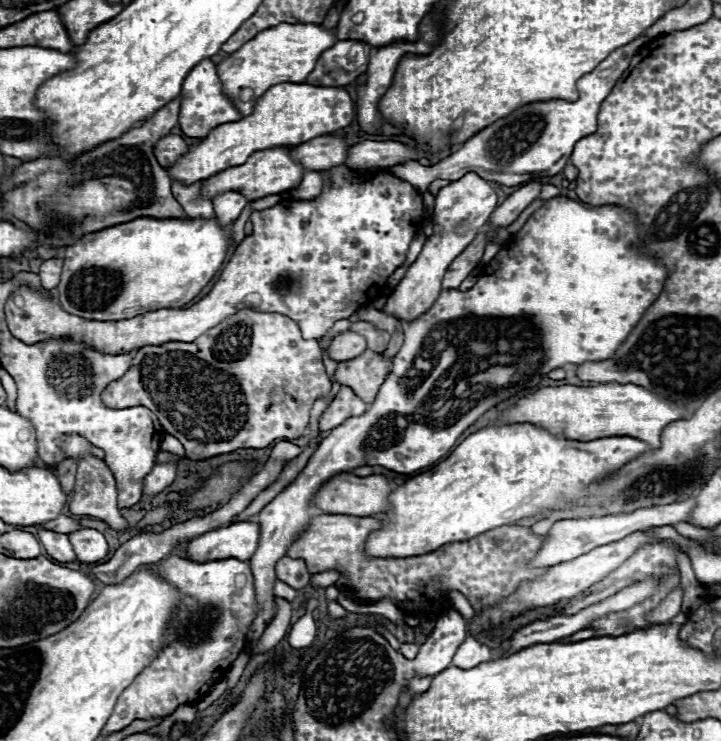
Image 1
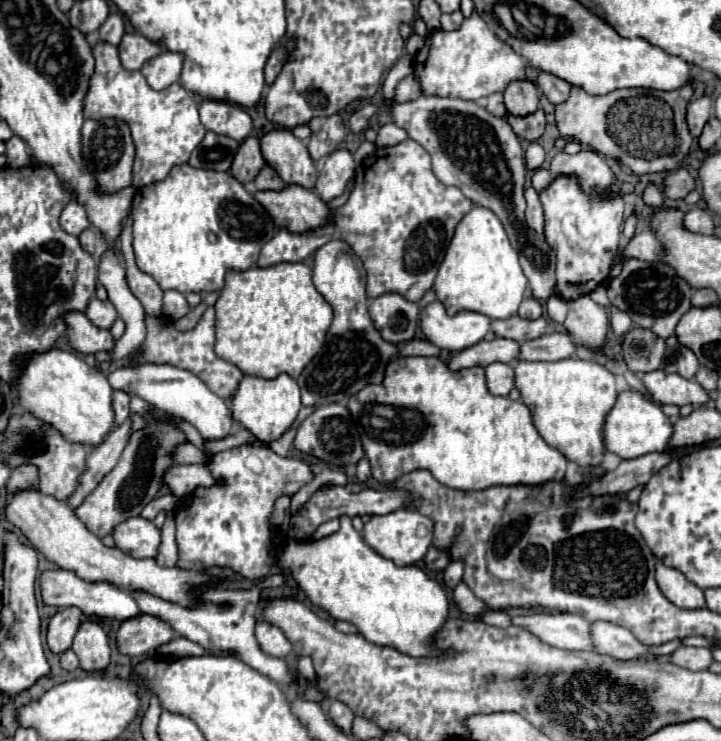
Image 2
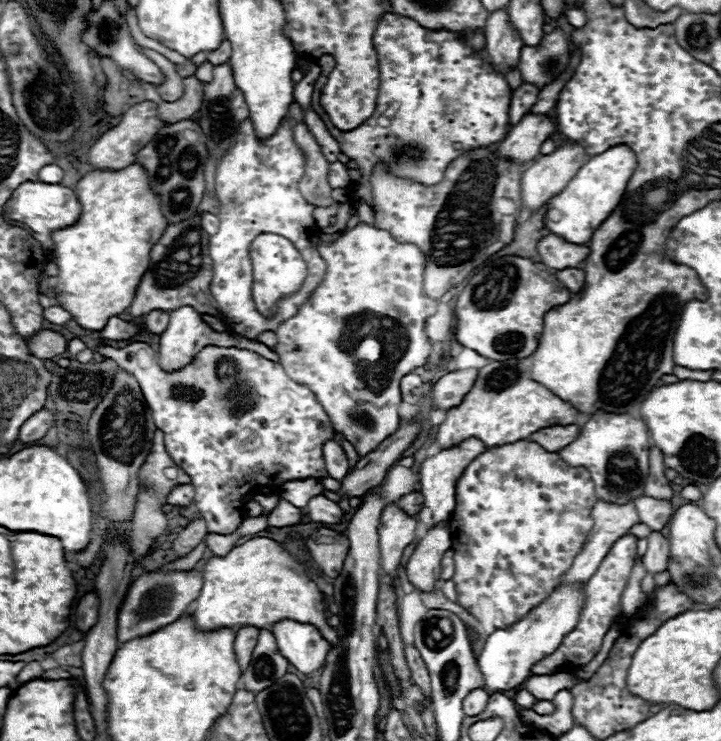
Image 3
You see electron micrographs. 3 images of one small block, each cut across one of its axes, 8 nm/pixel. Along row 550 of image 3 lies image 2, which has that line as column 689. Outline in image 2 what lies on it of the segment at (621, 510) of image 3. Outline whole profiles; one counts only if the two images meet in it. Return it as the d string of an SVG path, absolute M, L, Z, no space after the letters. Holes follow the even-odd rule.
M656 562L656 582L662 594L680 608L704 608L704 592L694 586L680 570Z

